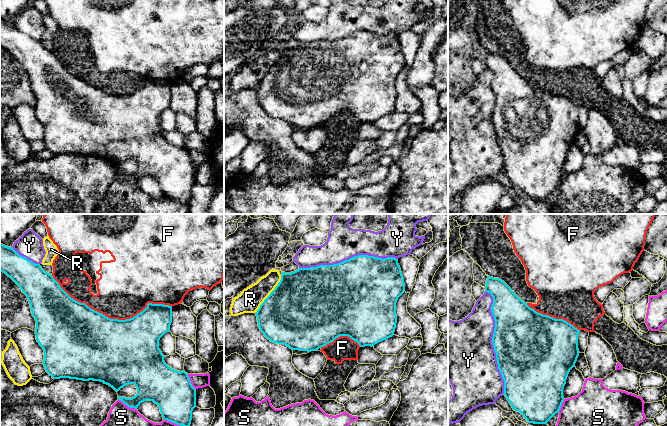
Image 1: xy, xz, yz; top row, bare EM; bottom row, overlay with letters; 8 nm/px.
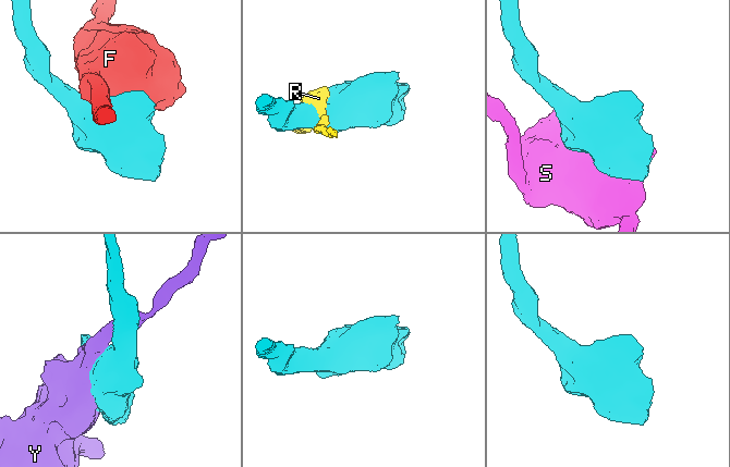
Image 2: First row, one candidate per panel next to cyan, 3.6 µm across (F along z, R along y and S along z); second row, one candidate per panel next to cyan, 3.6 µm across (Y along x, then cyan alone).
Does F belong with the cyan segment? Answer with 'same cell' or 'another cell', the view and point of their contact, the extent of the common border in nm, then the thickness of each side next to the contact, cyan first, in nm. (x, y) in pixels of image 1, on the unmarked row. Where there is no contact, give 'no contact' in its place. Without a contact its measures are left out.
another cell | xy (111, 95) | 1000 nm | 500/420 nm

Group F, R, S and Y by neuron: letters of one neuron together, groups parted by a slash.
F / R / S / Y

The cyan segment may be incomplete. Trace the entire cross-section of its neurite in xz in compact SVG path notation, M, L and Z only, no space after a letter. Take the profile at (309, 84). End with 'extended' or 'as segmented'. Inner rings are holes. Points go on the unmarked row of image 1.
M358 31L333 41L320 41L285 49L256 88L258 103L273 119L284 120L292 126L316 127L340 112L348 112L360 123L371 122L394 111L396 79L405 67L404 54L398 36Z; as segmented

